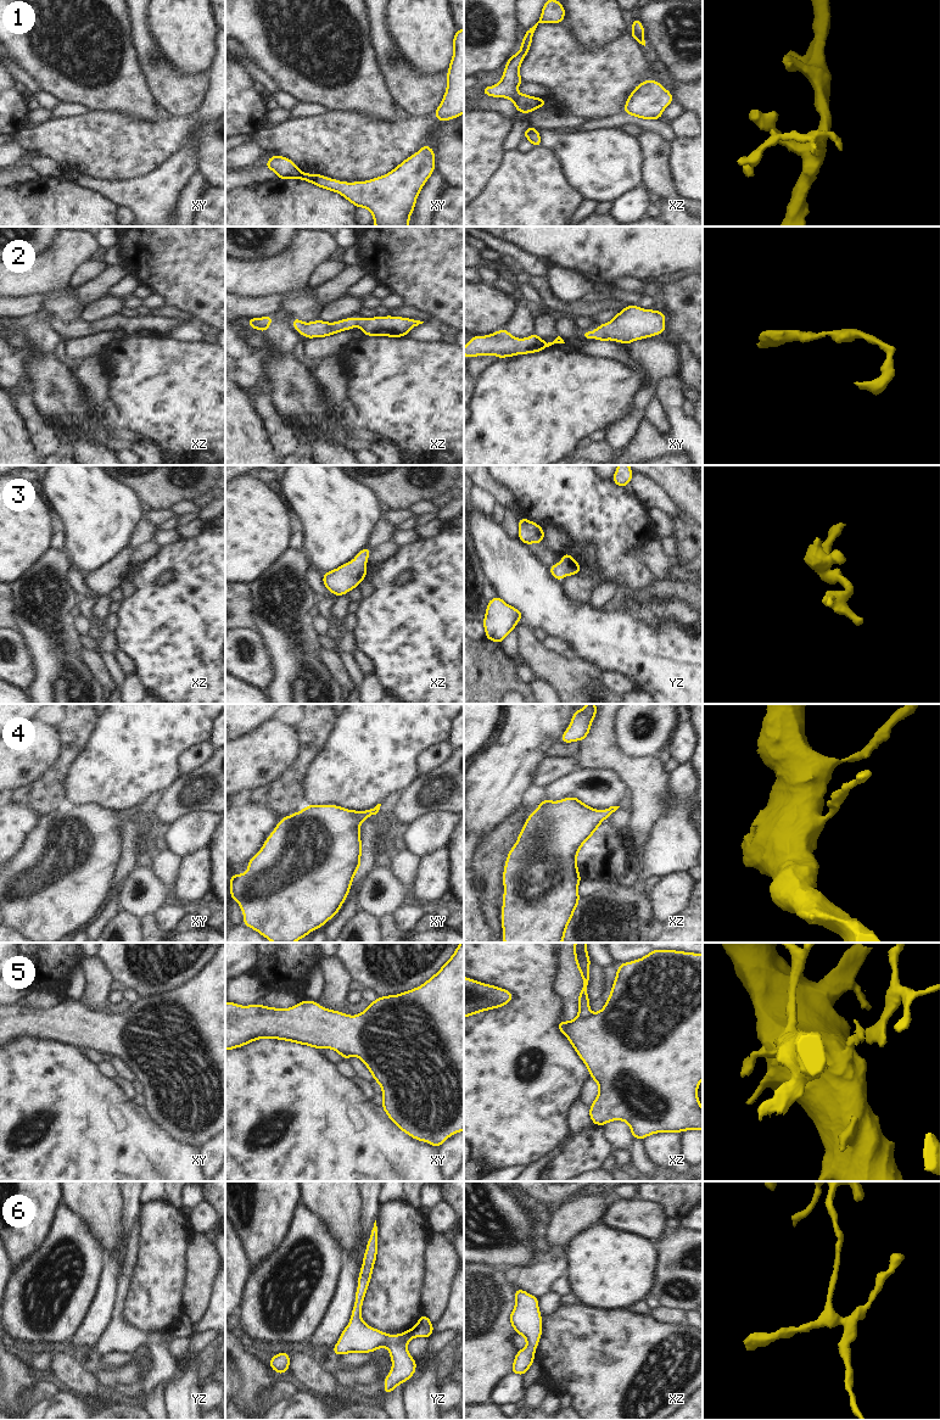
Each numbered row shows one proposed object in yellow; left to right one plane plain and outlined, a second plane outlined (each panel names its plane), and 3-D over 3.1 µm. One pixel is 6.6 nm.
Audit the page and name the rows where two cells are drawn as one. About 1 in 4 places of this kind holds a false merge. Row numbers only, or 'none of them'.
1, 5.

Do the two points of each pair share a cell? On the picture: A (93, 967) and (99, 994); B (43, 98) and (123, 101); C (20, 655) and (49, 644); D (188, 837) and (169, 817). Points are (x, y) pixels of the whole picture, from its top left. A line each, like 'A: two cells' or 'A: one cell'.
A: one cell
B: two cells
C: two cells
D: two cells

